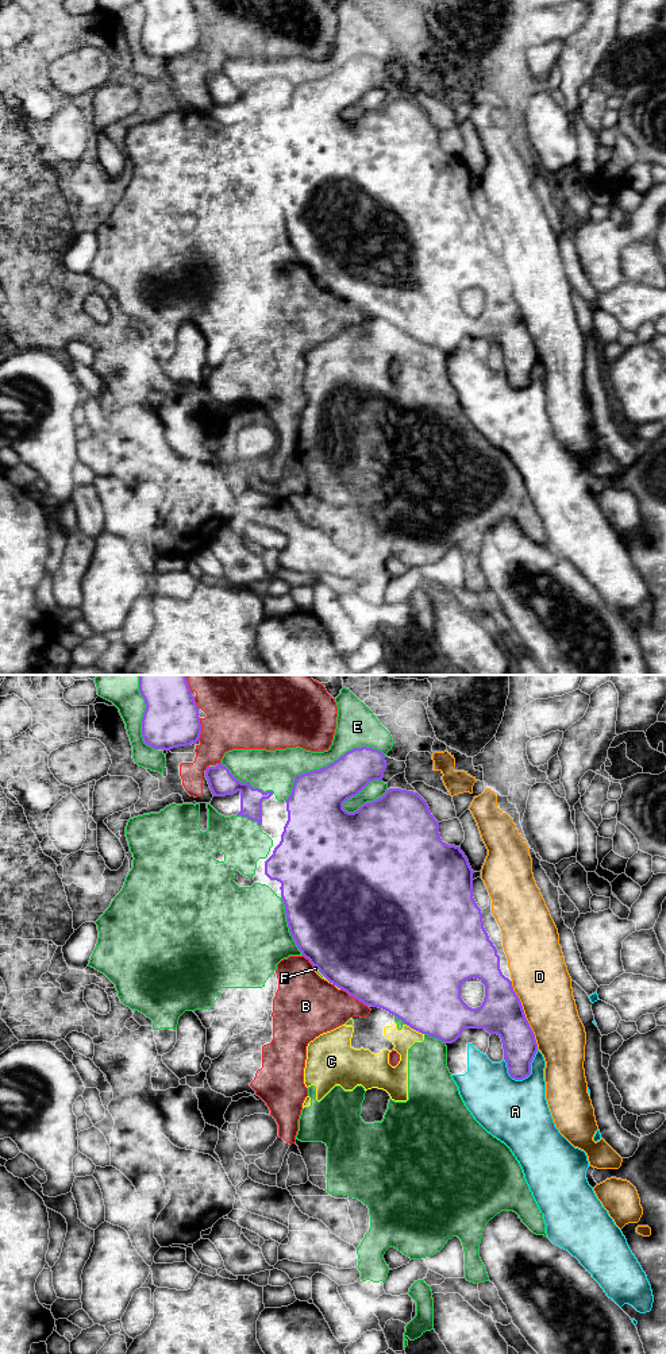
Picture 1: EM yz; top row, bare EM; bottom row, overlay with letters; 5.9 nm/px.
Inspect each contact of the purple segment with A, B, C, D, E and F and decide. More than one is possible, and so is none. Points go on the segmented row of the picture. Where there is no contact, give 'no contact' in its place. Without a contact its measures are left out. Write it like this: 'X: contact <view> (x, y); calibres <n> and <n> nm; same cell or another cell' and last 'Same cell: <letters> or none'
A: contact yz (530, 1072); calibres 200 and 380 nm; another cell
B: contact yz (354, 996); calibres 500 and 340 nm; another cell
C: contact yz (416, 1030); calibres 440 and 120 nm; another cell
D: contact yz (524, 1015); calibres 260 and 340 nm; another cell
E: contact yz (328, 764); calibres 320 and 200 nm; another cell
F: contact yz (323, 975); calibres 500 and 20 nm; another cell
Same cell: none

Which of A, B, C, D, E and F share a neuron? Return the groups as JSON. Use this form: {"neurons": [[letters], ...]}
{"neurons": [["A"], ["B"], ["C", "E", "F"], ["D"]]}

